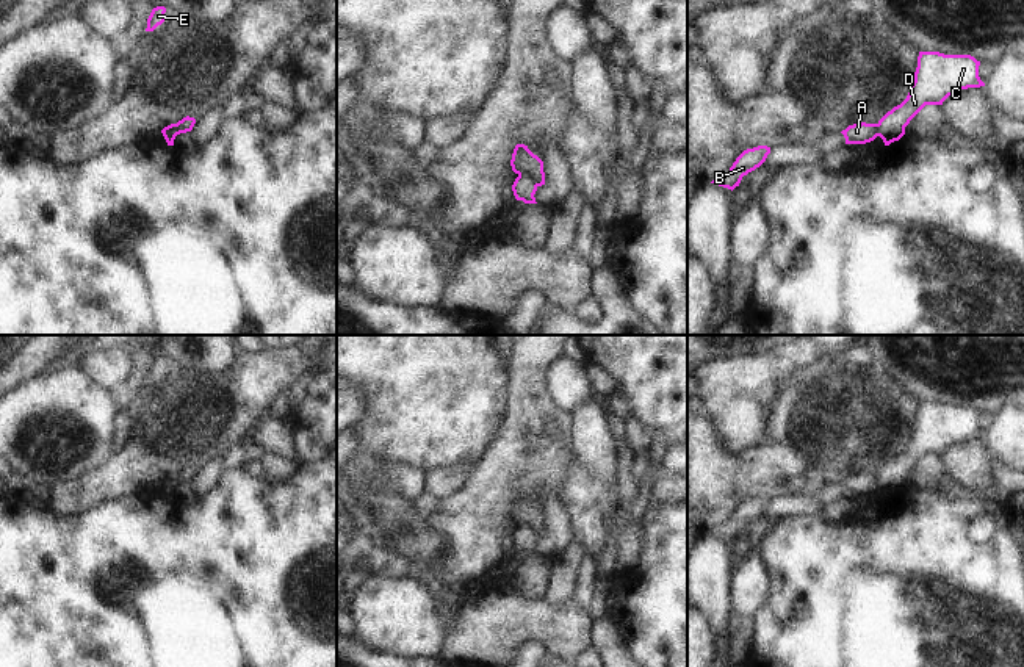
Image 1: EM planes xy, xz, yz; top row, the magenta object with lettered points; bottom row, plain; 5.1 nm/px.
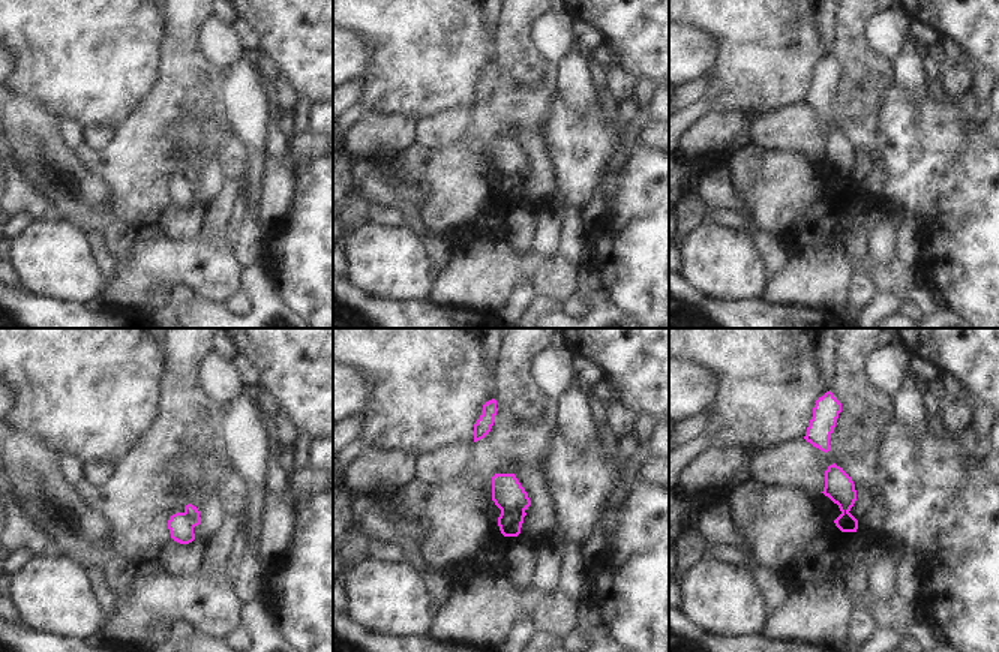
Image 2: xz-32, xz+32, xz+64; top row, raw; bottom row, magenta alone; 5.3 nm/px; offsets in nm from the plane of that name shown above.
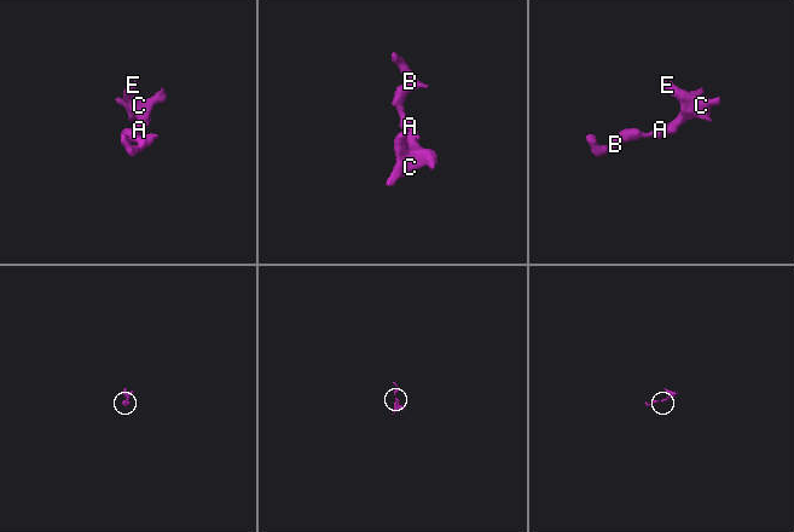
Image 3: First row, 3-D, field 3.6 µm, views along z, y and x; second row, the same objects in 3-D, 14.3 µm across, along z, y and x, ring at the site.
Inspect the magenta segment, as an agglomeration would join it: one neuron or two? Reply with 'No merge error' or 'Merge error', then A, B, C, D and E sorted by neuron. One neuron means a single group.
Merge error. Groups: A B / C D E

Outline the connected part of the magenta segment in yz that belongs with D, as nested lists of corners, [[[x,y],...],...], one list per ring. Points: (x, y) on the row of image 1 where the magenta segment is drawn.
[[[919,52],[907,99],[877,124],[885,146],[899,141],[905,135],[905,127],[925,105],[943,105],[957,91],[985,86],[979,77],[979,66],[980,61],[971,55]]]

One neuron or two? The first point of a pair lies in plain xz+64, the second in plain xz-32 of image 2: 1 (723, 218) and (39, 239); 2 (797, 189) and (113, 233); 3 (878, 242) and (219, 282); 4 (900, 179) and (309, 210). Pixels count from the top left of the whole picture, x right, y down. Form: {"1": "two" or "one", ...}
{"1": "two", "2": "two", "3": "two", "4": "one"}

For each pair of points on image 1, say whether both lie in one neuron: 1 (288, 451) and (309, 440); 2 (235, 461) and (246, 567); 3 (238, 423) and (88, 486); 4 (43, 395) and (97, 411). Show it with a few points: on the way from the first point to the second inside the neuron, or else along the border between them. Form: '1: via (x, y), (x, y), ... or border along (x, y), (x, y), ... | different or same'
1: border along (285, 421), (299, 461) | different
2: border along (224, 467), (240, 468) | different
3: via (201, 437), (166, 457), (144, 457), (126, 473) | same
4: via (57, 404), (83, 411) | same

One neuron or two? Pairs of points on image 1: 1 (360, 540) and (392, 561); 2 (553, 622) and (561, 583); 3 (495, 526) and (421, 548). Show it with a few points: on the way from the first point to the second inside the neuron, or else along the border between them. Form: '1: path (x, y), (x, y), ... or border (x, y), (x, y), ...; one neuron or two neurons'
1: path (368, 548), (384, 561); one neuron
2: border (542, 597), (548, 602), (566, 602), (570, 598); two neurons
3: border (418, 515), (443, 536), (443, 569), (448, 578); two neurons

